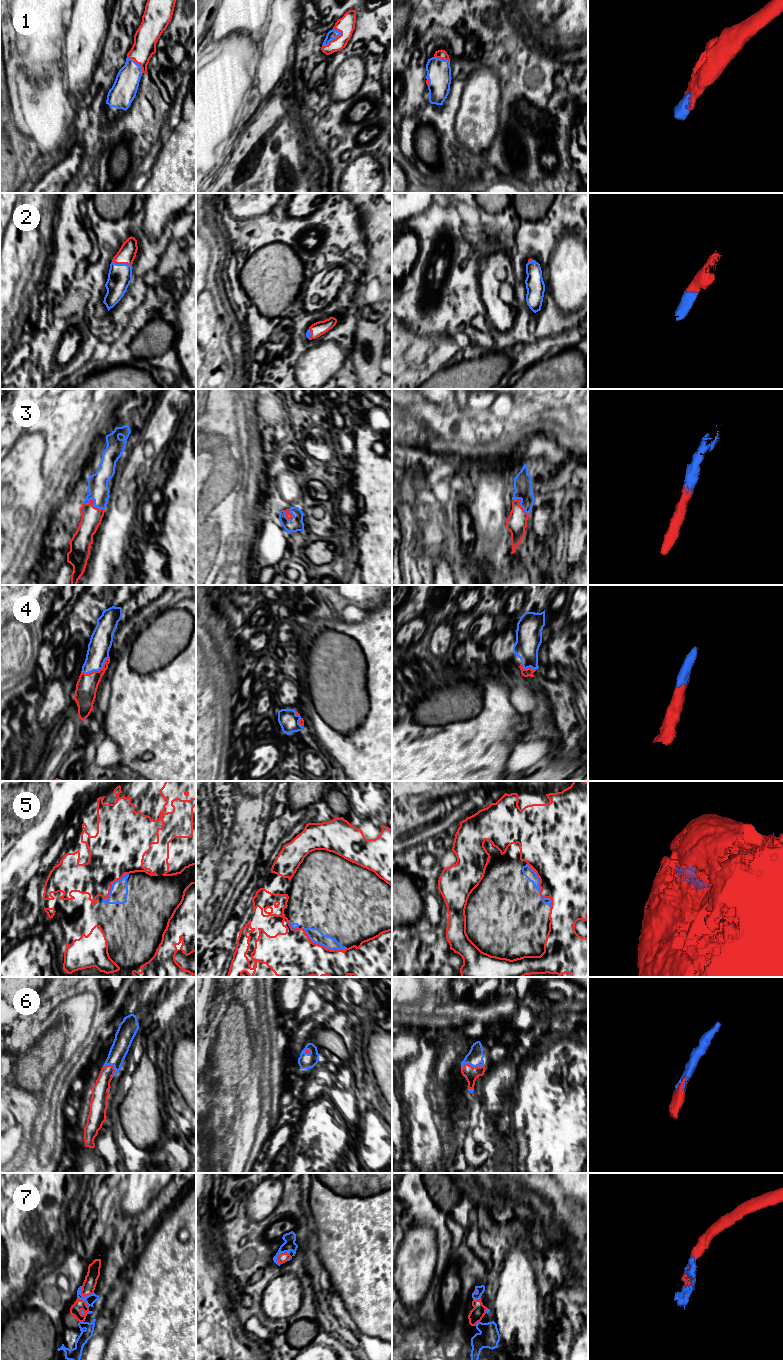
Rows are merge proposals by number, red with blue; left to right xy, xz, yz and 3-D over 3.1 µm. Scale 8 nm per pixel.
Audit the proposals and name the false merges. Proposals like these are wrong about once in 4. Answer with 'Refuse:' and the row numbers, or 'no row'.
Refuse: no row

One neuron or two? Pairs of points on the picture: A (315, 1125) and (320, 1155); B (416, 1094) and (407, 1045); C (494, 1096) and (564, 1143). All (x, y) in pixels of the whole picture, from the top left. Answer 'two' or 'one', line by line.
A: one
B: two
C: two

